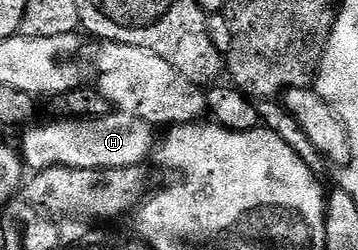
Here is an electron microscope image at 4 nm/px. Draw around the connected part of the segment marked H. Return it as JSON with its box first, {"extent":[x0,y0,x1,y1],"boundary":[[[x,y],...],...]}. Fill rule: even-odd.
{"extent":[19,111,155,171],"boundary":[[[111,111],[106,117],[88,121],[53,119],[50,122],[50,125],[34,124],[24,130],[19,157],[26,170],[40,171],[56,165],[72,169],[126,169],[147,161],[155,148],[154,126],[135,119],[135,115]]]}

